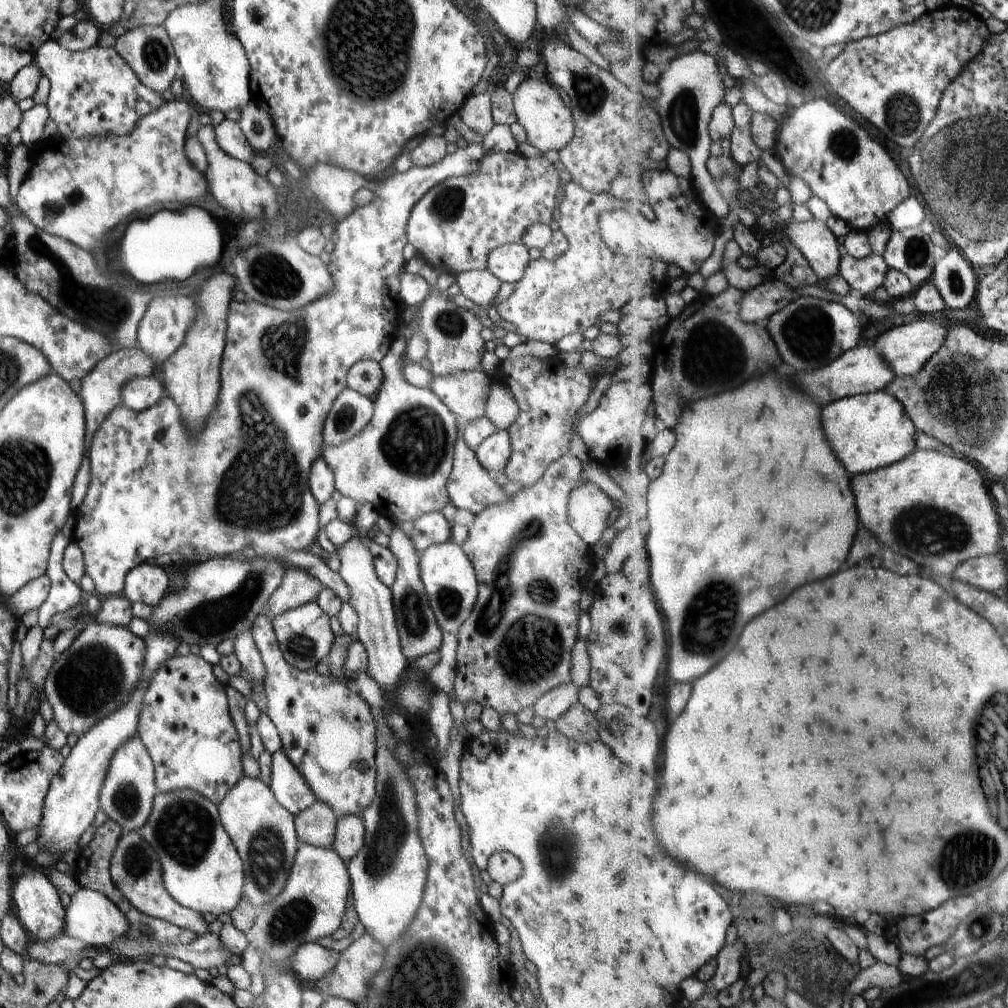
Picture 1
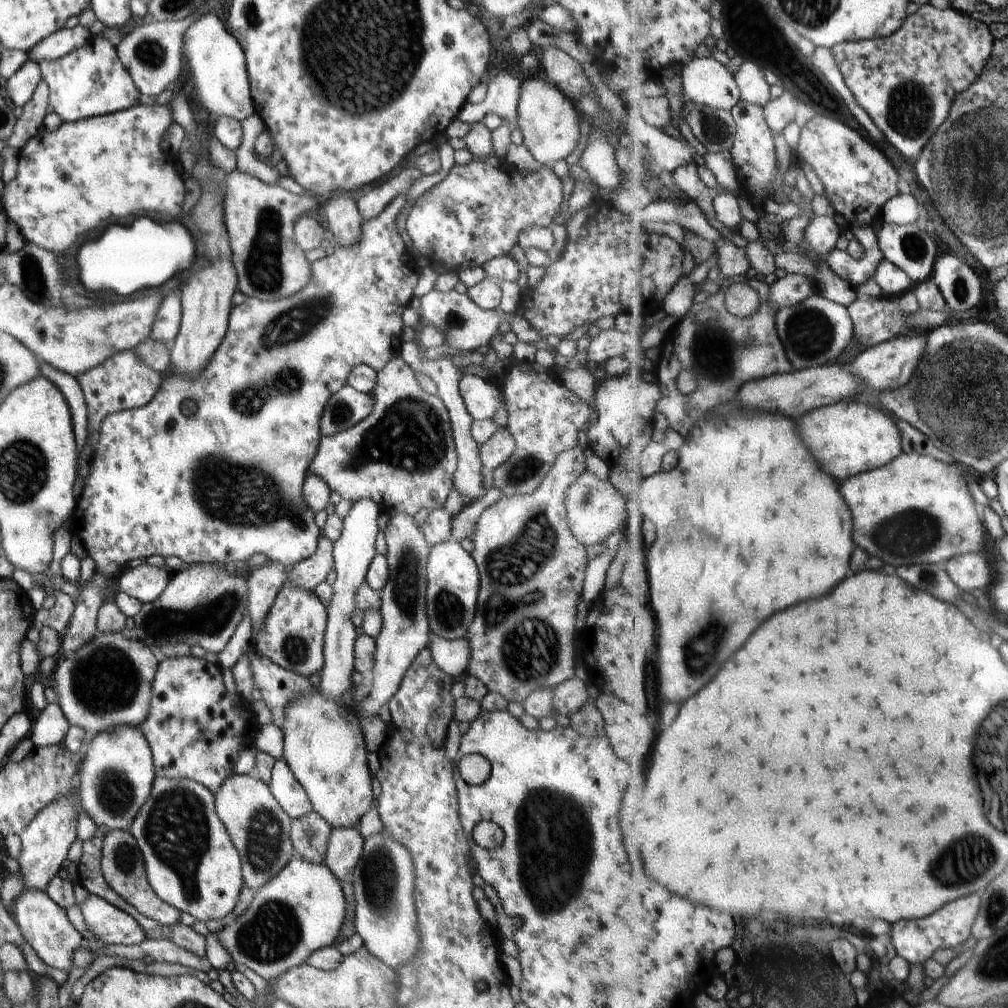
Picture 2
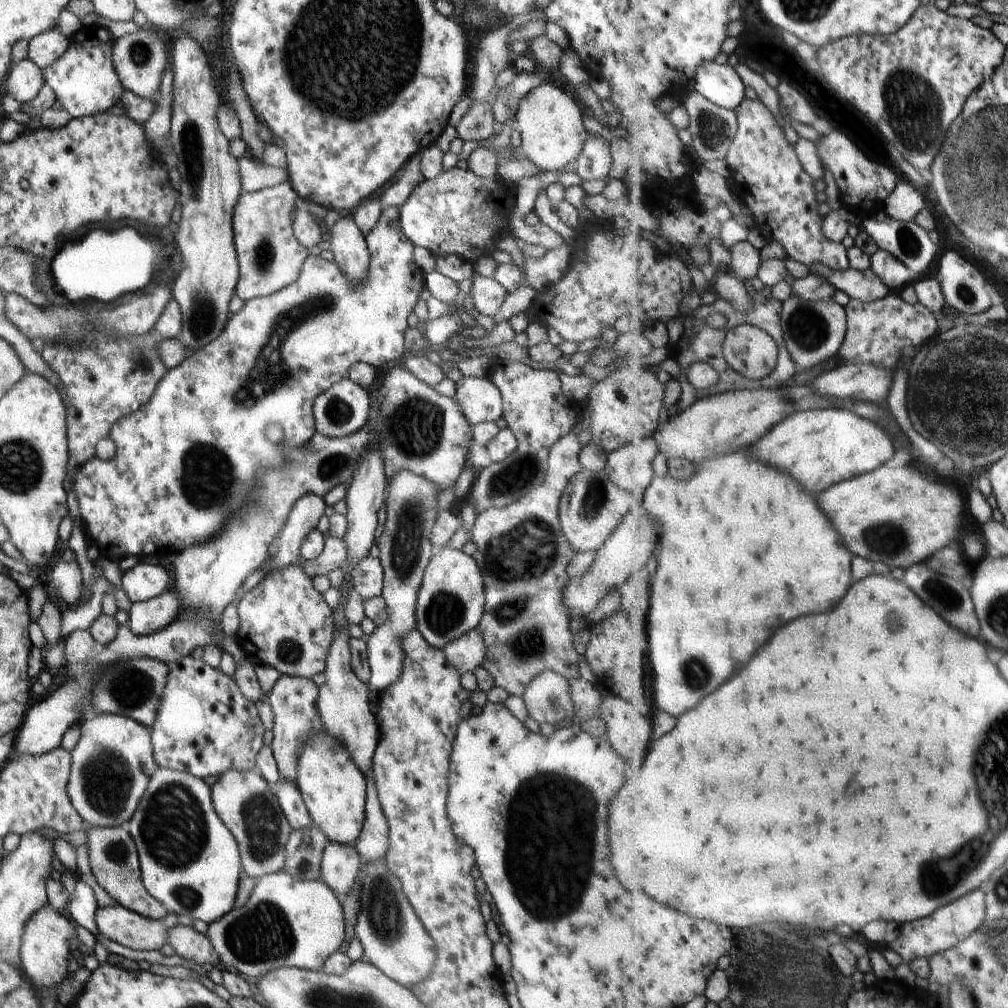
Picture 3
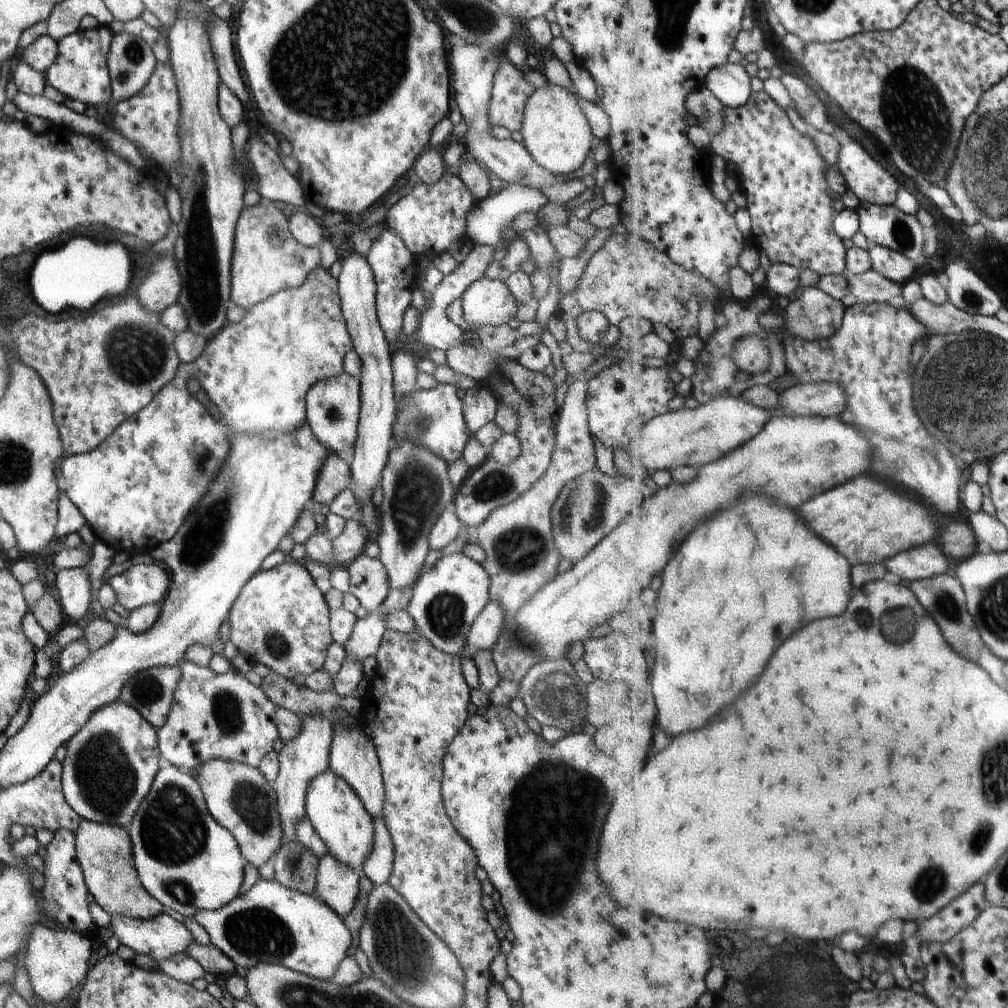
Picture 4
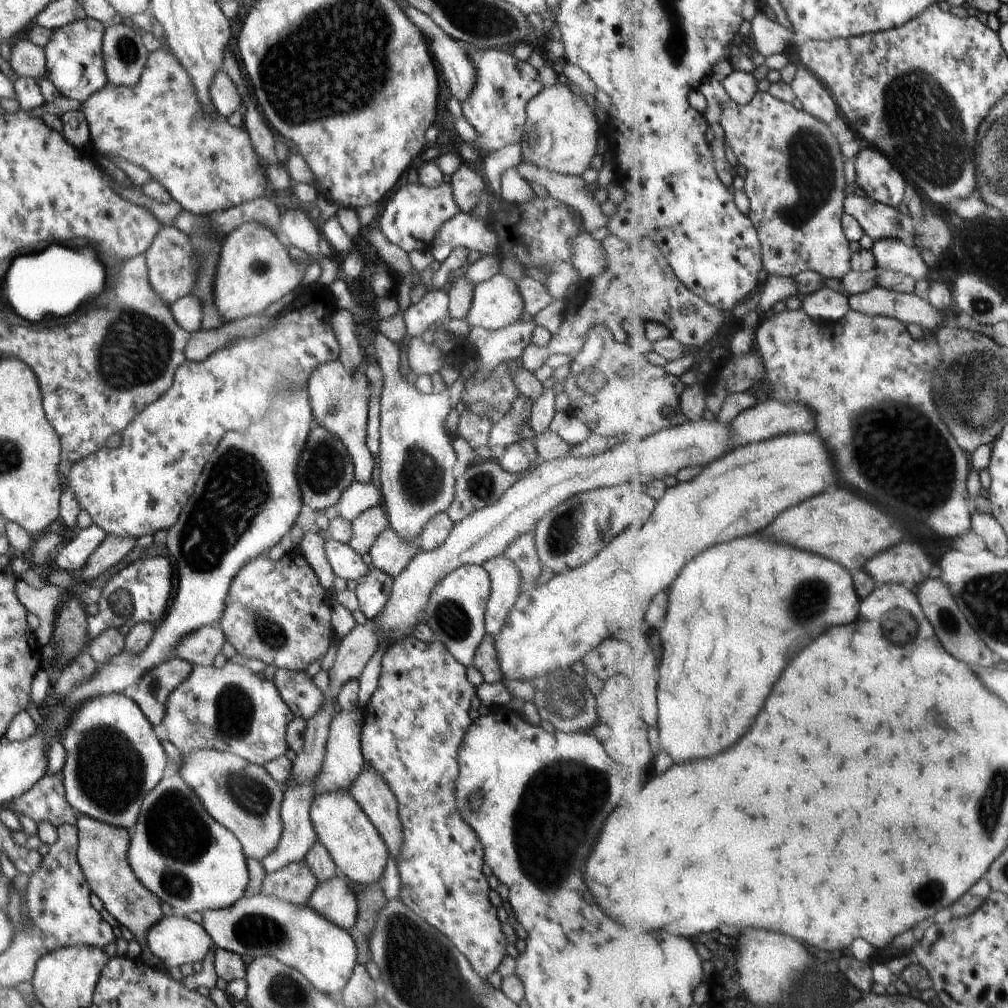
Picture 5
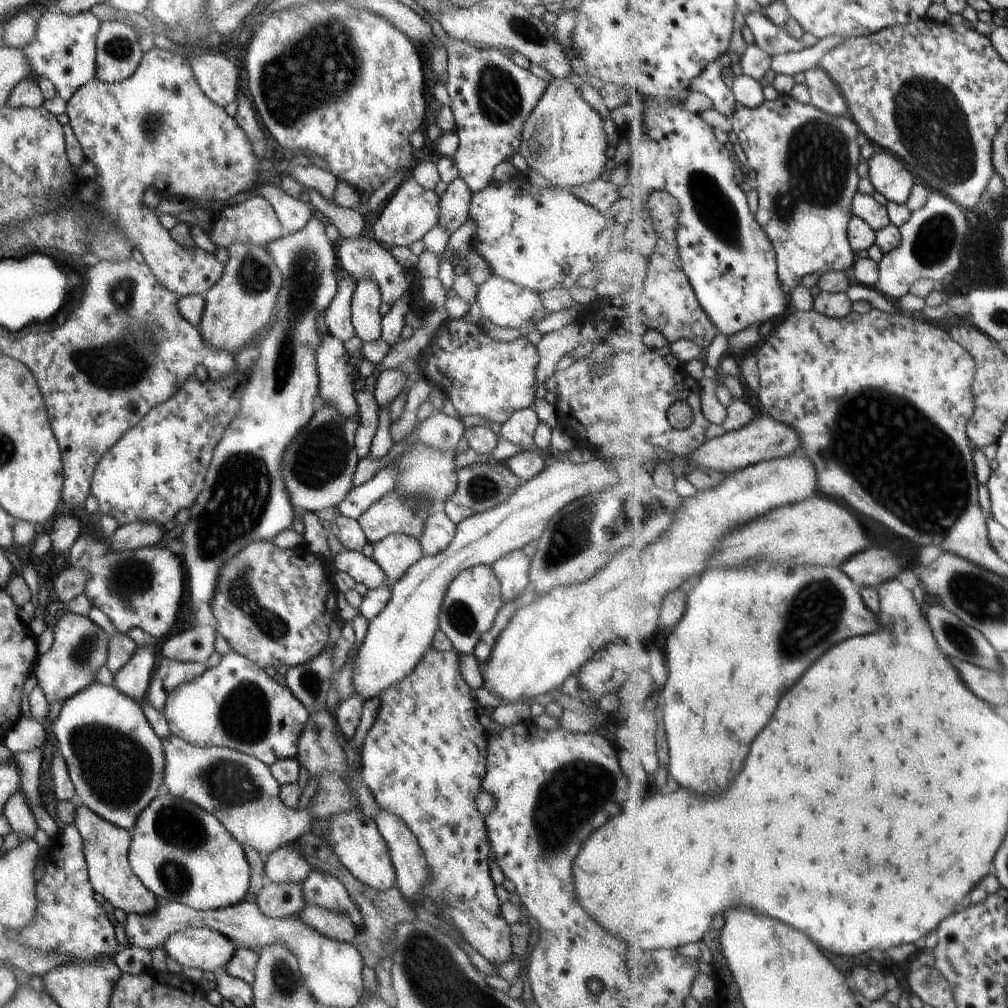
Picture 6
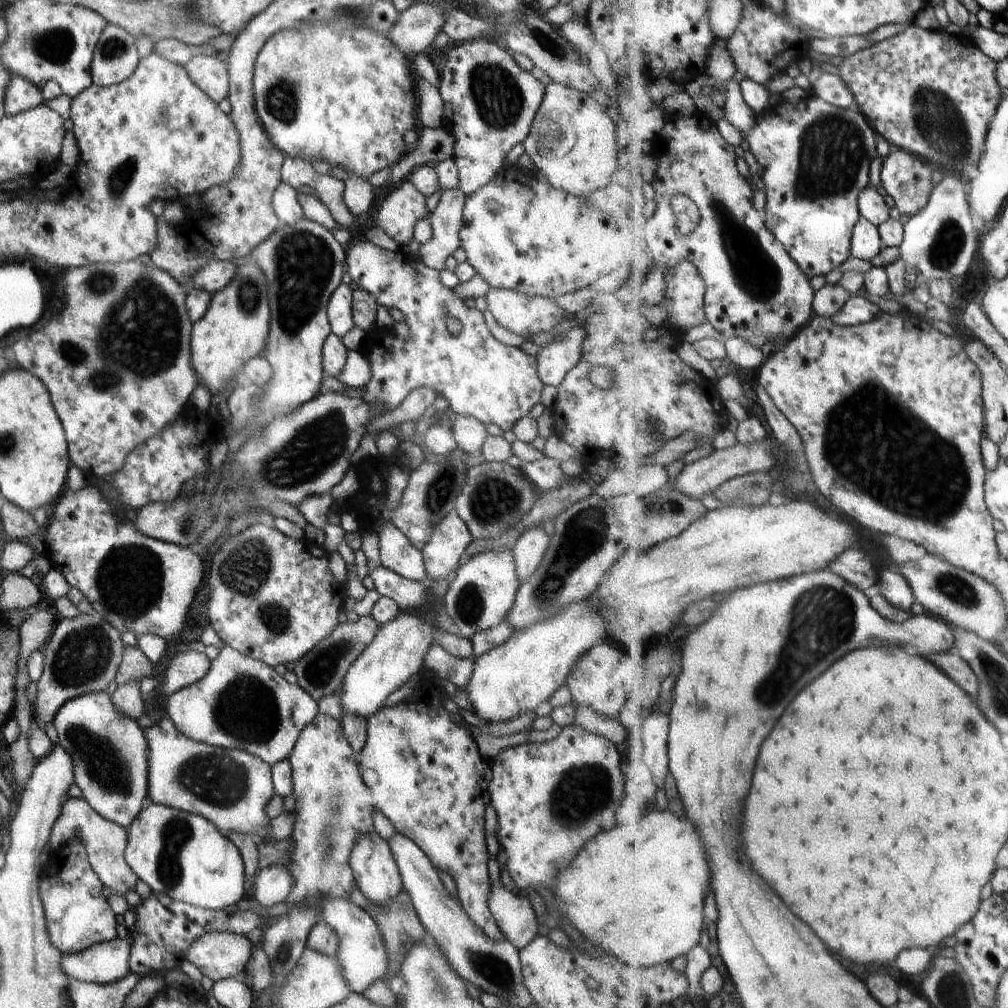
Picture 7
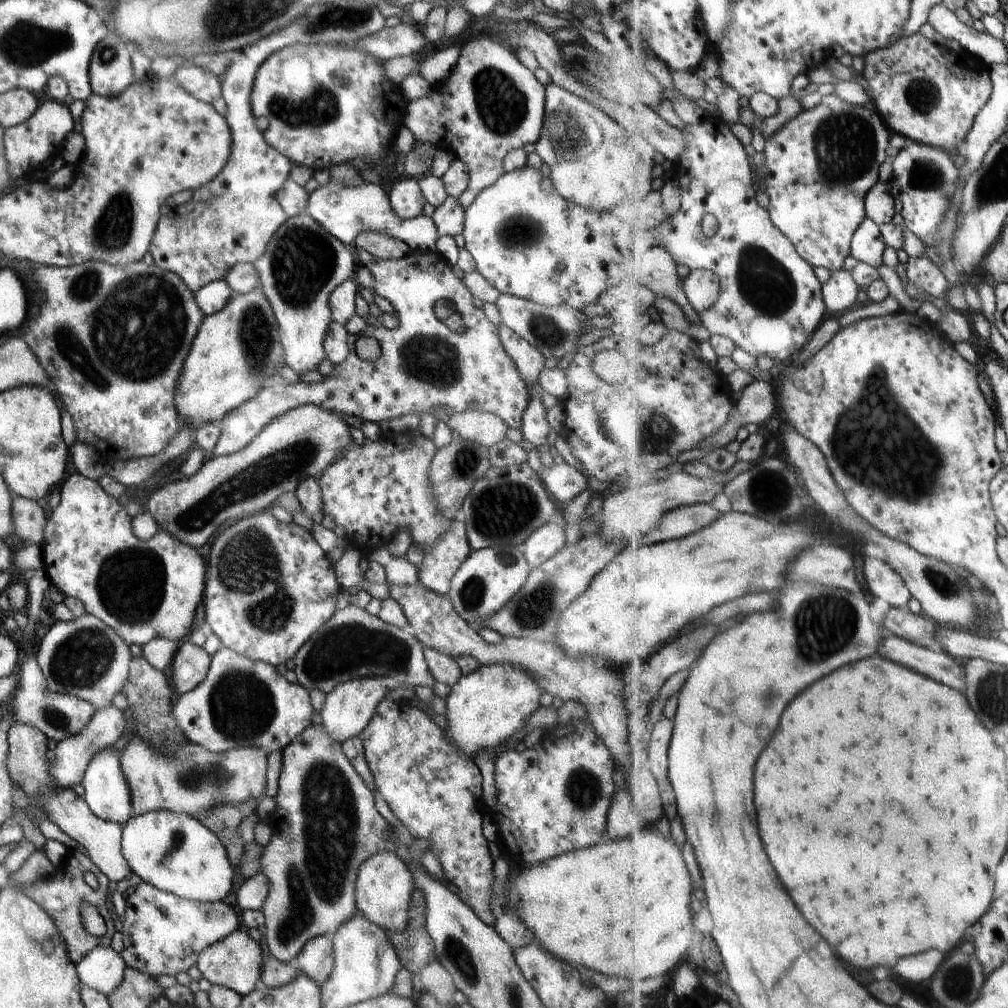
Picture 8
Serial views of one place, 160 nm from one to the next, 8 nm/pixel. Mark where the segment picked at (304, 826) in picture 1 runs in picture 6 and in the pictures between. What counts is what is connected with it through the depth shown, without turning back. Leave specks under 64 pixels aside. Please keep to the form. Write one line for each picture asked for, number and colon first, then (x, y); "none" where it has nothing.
2: (309, 835)
3: (303, 852)
4: (295, 866)
5: (294, 883)
6: (286, 900)

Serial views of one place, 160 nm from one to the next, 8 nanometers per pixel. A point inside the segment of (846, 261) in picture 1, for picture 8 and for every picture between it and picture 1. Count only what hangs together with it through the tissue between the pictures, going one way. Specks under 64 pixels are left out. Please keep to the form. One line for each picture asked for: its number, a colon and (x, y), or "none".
2: (857, 271)
3: (777, 189)
4: (782, 172)
5: (795, 177)
6: (806, 160)
7: (817, 156)
8: (822, 166)

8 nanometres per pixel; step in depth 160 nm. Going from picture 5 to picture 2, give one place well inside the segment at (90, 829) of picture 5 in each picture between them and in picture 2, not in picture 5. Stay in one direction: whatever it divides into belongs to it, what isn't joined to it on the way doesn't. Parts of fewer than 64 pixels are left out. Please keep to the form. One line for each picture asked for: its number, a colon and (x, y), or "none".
2: (122, 865)
3: (113, 857)
4: (105, 852)

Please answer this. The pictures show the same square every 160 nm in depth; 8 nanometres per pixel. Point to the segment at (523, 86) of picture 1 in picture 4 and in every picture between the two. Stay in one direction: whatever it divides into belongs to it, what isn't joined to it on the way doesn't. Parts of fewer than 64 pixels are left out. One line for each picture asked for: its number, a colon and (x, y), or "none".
2: (550, 122)
3: (552, 129)
4: (558, 134)

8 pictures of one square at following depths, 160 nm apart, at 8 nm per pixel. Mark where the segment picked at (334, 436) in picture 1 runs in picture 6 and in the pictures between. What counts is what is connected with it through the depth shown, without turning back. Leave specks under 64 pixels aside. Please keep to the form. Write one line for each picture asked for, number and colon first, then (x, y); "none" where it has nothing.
2: (346, 408)
3: (343, 409)
4: (332, 408)
5: (339, 403)
6: (396, 553)

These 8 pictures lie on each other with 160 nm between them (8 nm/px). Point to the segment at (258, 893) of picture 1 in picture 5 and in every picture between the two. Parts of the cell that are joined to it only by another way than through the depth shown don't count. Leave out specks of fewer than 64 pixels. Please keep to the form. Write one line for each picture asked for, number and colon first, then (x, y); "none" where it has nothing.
2: (259, 828)
3: (242, 799)
4: (238, 796)
5: (241, 796)

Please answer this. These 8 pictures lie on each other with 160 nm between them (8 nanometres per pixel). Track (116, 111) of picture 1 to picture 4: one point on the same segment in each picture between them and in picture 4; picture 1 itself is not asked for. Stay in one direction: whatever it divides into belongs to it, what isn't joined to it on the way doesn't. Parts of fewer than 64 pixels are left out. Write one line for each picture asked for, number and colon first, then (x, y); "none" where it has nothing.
2: (90, 81)
3: (83, 78)
4: (79, 71)

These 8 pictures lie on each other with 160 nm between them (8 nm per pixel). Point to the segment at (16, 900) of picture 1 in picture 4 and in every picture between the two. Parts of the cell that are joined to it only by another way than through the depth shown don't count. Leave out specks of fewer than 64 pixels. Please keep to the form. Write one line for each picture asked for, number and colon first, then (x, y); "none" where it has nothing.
2: (44, 925)
3: (45, 951)
4: (56, 960)

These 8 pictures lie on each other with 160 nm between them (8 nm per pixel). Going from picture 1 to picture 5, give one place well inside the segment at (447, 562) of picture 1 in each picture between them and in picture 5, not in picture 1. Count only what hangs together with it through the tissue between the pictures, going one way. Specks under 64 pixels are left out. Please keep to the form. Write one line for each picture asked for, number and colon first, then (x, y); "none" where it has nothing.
2: (452, 584)
3: (450, 602)
4: (449, 596)
5: (455, 611)

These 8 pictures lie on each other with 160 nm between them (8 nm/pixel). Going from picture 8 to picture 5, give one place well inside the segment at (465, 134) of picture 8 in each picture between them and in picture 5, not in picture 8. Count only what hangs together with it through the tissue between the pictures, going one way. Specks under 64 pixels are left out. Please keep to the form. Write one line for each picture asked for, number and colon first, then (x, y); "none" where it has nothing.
5: (495, 107)
6: (491, 96)
7: (490, 102)

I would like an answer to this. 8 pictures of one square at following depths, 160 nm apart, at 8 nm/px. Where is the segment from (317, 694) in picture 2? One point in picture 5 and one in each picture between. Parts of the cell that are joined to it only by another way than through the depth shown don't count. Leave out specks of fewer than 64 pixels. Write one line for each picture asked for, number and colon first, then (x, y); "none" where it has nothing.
3: (334, 791)
4: (336, 812)
5: (352, 841)

